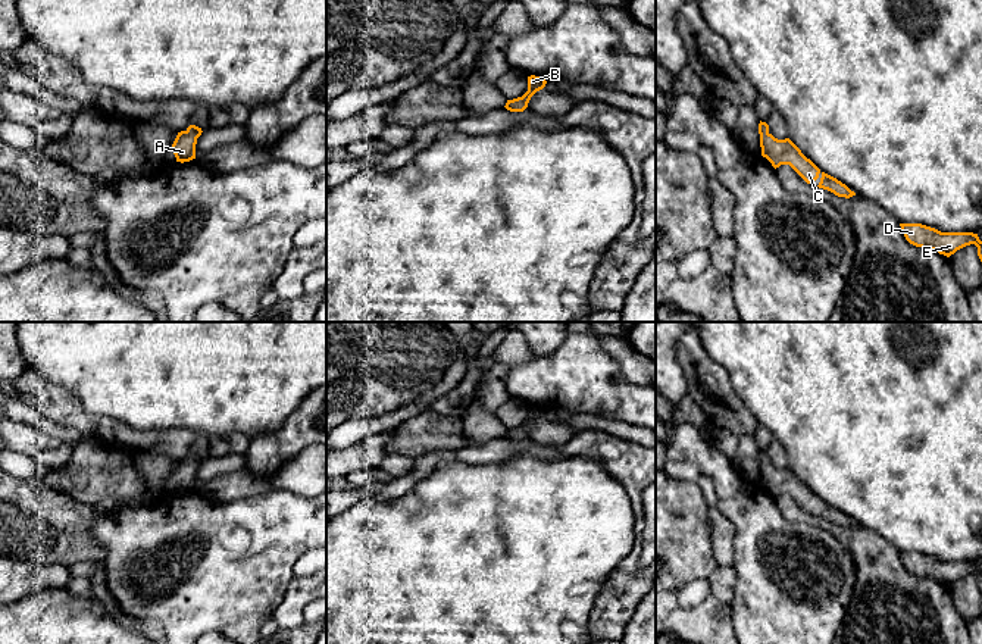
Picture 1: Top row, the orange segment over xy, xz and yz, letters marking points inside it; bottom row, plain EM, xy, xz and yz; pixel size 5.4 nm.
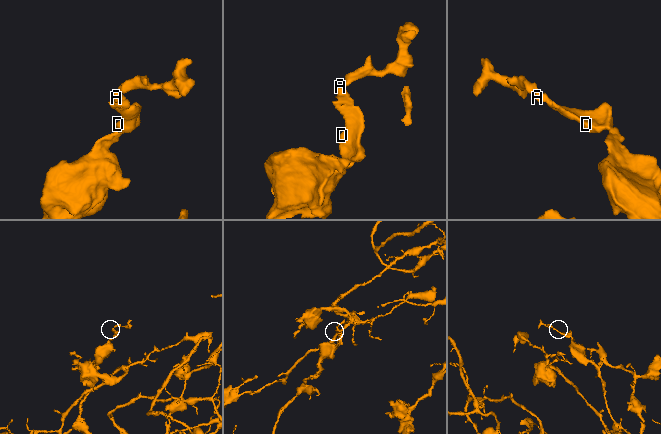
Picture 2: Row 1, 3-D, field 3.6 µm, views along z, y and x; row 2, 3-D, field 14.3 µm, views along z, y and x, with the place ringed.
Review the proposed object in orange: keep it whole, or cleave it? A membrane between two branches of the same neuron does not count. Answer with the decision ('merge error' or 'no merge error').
no merge error

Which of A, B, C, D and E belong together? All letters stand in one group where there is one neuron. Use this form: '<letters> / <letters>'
A B C D E

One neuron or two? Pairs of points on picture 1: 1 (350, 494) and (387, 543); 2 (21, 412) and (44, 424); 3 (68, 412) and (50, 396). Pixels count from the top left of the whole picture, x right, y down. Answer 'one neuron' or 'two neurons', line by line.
1: two neurons
2: one neuron
3: one neuron

